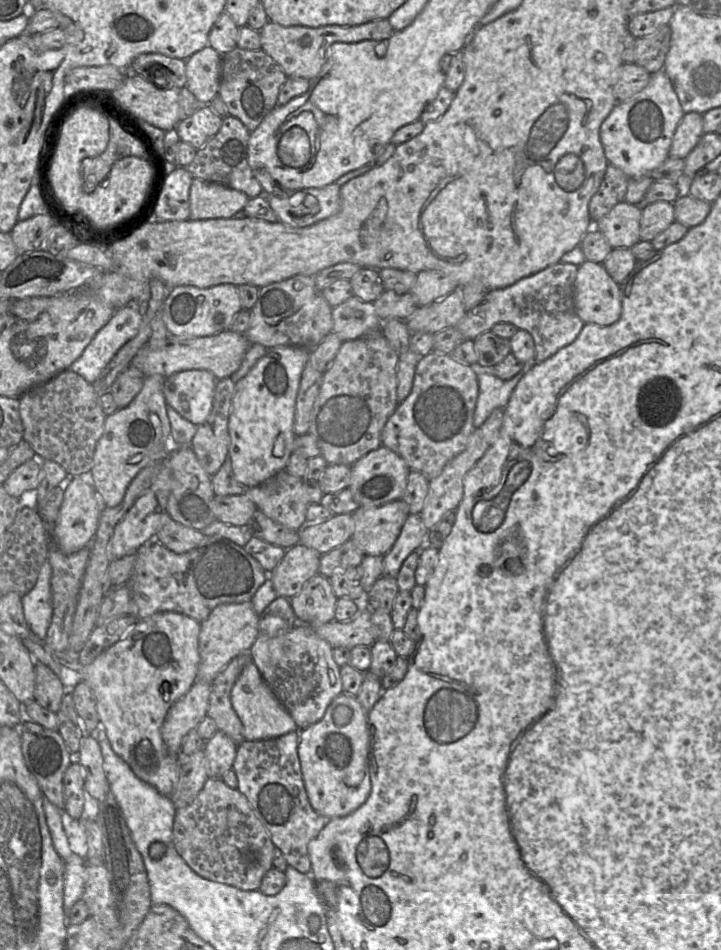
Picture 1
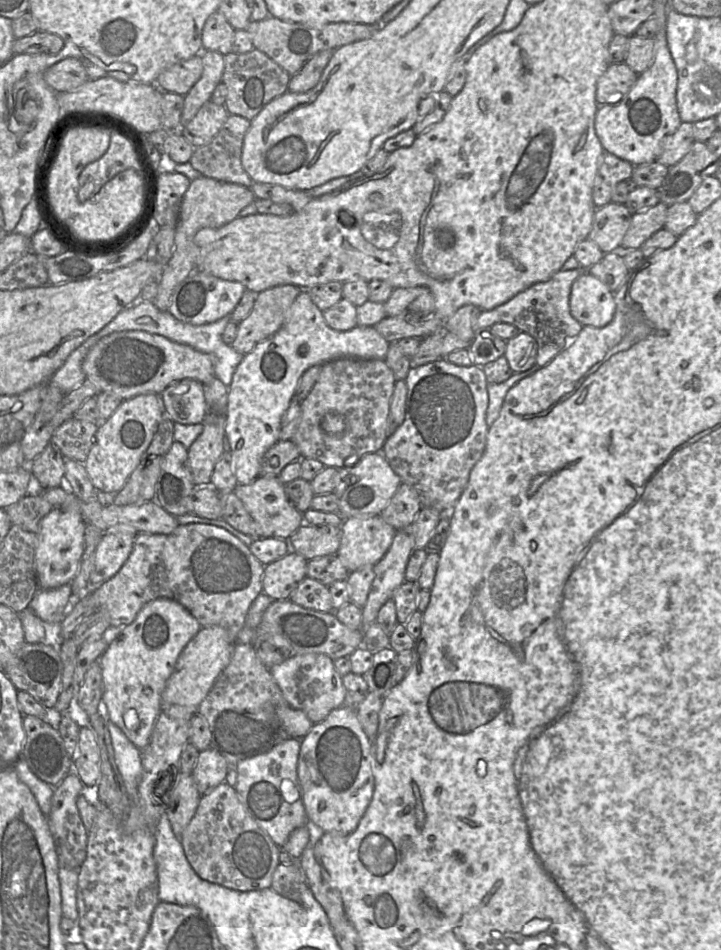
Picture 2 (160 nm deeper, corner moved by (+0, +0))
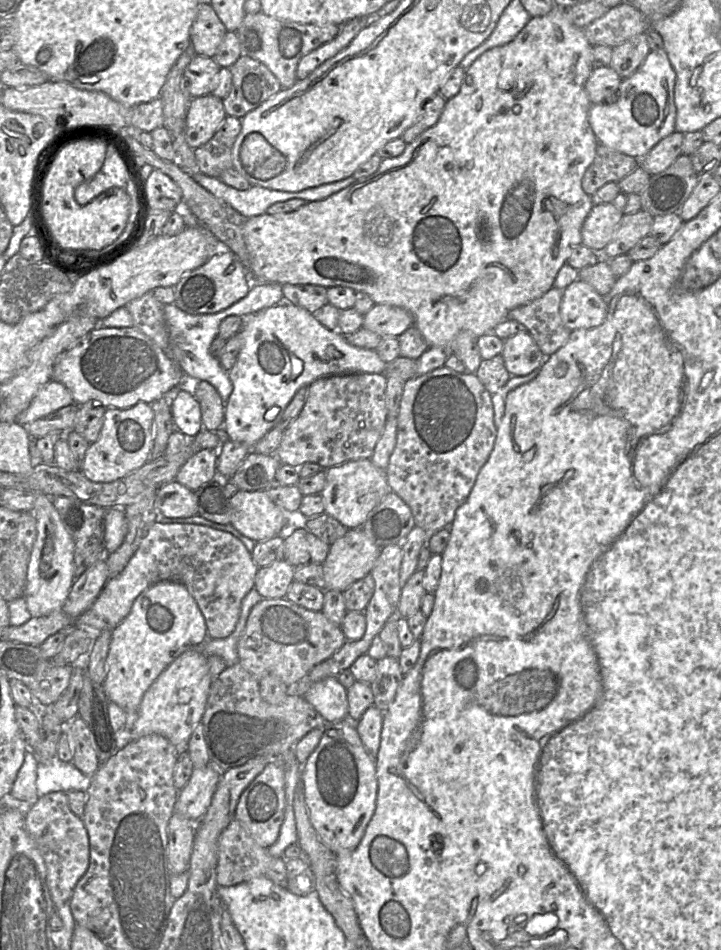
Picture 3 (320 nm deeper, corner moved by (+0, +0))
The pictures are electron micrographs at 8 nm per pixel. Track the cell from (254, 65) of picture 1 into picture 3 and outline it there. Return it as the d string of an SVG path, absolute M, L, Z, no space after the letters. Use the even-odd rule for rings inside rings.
M241 55L229 69L232 87L223 99L224 109L229 116L242 119L282 89L272 71L249 56Z

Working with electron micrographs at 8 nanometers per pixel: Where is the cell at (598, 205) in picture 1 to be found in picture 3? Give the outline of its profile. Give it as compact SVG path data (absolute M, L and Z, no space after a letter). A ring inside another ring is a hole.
M598 144L592 164L582 178L582 188L588 195L593 195L608 182L619 182L634 171L640 161L633 156L612 150Z

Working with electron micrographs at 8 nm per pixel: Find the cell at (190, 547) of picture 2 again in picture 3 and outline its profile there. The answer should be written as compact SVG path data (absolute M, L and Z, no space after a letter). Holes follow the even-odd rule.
M154 523L125 569L108 580L86 612L75 619L62 609L45 616L32 617L21 626L9 625L3 629L1 640L39 646L52 634L79 626L92 626L101 631L113 630L129 615L136 598L152 585L162 581L183 584L205 618L207 638L224 639L235 630L242 601L255 587L258 570L252 553L228 532L197 524Z

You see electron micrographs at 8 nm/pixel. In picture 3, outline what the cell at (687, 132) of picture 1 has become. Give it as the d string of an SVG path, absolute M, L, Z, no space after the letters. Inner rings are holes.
M674 131L660 140L642 159L639 165L650 175L667 169L681 154L684 134Z

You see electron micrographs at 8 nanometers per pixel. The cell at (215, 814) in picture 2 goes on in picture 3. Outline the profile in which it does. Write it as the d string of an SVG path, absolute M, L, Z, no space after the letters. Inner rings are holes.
M235 818L219 838L216 874L218 886L233 886L254 878L266 877L287 888L286 859L271 856L267 848L260 846Z

